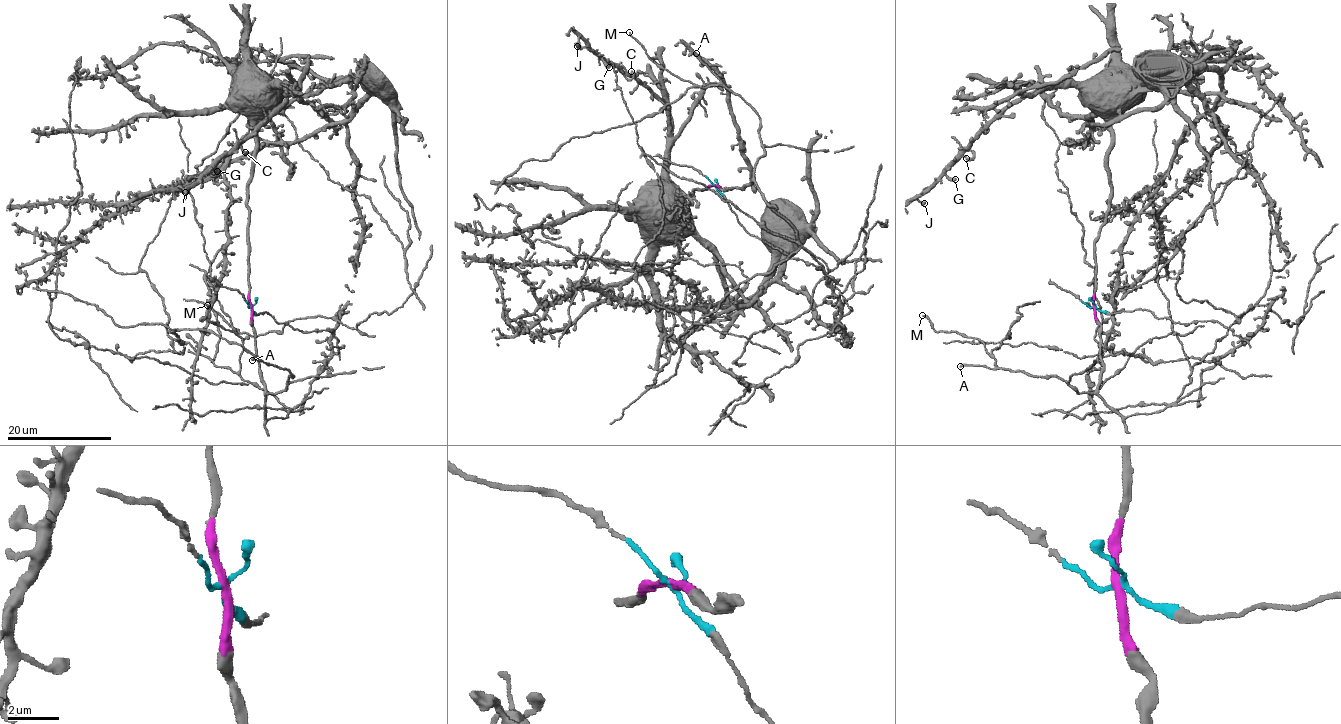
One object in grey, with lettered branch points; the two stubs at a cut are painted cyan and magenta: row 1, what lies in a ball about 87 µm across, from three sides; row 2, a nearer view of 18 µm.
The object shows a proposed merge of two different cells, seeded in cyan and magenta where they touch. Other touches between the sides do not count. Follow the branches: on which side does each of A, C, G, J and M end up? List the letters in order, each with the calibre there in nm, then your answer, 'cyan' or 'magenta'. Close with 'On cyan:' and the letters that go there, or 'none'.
A: 280 nm | magenta
C: 420 nm | magenta
G: 550 nm | magenta
J: 500 nm | magenta
M: 200 nm | magenta
On cyan: none

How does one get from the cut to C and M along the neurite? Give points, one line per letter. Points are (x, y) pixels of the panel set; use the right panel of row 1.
C: (1094, 306), (1094, 238), (1111, 193), (1110, 127), (1104, 118), (1074, 87), (1037, 87), (984, 125), (966, 159)
M: (1094, 306), (1103, 371), (1093, 392), (1078, 393), (1056, 376), (1000, 368), (977, 339), (938, 332), (922, 315)

